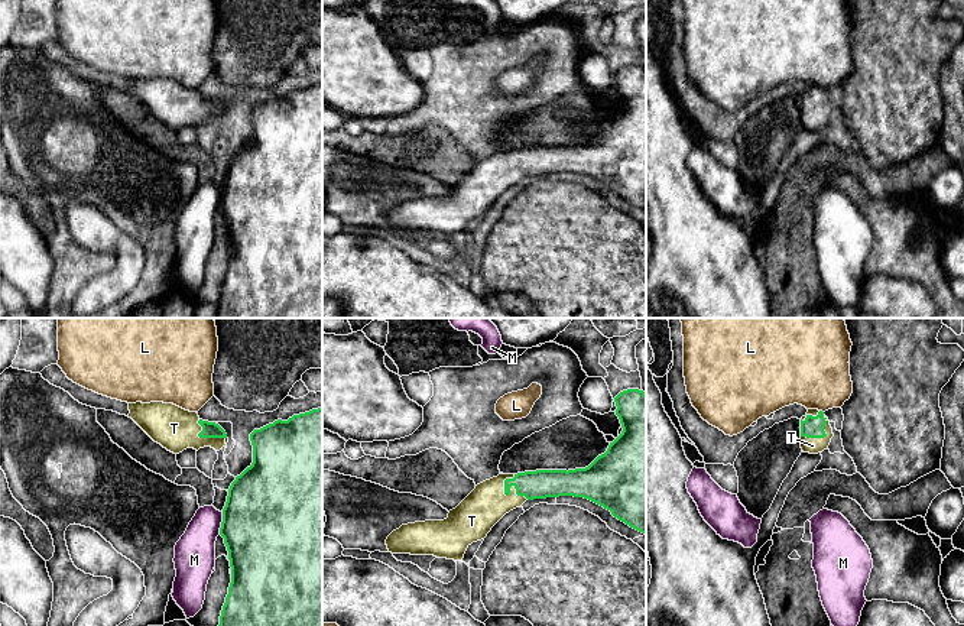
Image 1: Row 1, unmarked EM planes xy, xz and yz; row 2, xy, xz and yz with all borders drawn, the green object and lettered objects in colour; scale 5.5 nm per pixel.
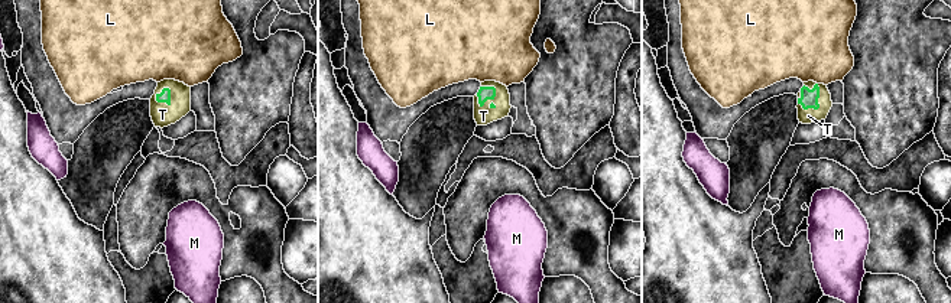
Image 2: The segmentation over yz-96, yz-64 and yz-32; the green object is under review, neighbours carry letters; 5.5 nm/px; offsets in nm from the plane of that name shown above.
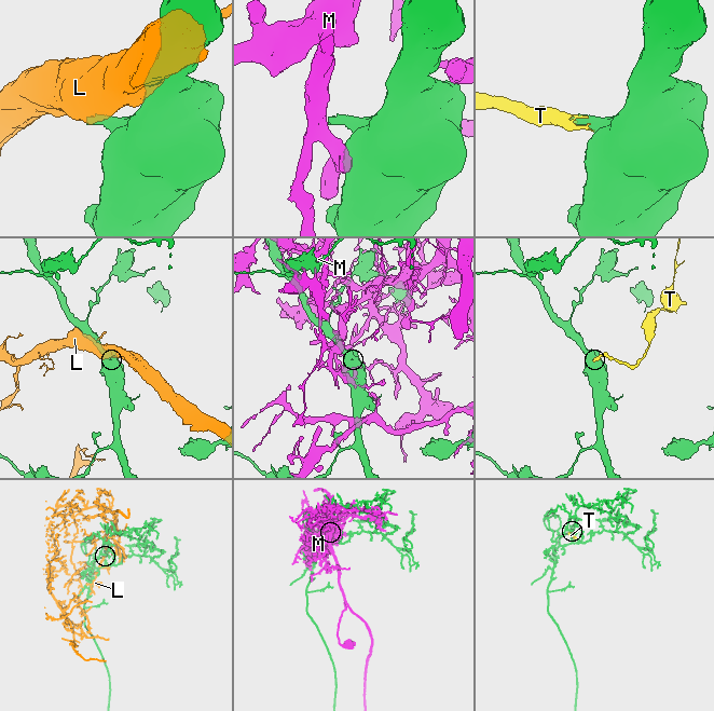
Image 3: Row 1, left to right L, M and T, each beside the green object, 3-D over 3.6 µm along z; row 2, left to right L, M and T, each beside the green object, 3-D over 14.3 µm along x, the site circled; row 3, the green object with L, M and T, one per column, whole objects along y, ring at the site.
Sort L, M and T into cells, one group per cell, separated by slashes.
L / M / T

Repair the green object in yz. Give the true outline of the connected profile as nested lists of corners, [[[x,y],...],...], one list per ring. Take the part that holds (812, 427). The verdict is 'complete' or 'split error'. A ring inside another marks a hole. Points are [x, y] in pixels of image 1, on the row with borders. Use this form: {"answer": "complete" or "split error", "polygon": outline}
{"answer": "split error", "polygon": [[[808,409],[801,419],[801,448],[804,453],[818,454],[828,448],[834,437],[828,418],[822,411]]]}

